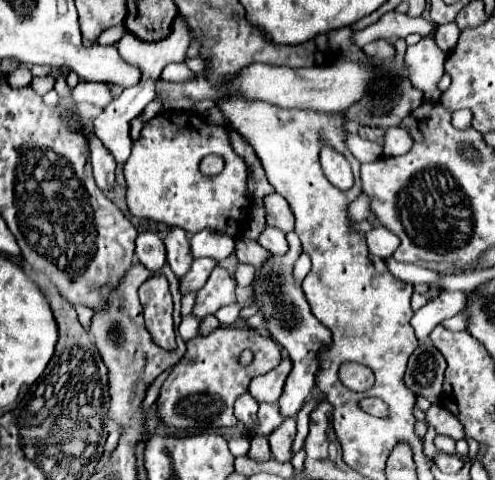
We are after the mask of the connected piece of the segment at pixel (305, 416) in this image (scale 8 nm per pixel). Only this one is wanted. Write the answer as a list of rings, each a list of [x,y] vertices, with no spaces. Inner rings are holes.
[[[313,395],[303,407],[301,407],[300,411],[297,415],[297,434],[292,444],[292,452],[293,454],[297,453],[304,446],[304,441],[309,432],[309,413],[313,411],[313,407],[319,403],[323,399],[323,395]]]

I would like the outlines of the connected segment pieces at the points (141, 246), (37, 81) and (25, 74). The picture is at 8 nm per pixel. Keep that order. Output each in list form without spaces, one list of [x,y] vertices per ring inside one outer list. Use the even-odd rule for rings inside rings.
[[[151,231],[139,233],[135,259],[143,263],[143,267],[147,267],[149,271],[159,271],[165,265],[165,245],[159,233],[151,233]]]
[[[45,75],[45,77],[33,77],[31,85],[33,85],[33,89],[35,89],[39,95],[45,95],[47,91],[51,91],[51,89],[53,89],[55,79],[53,79],[51,75]]]
[[[22,65],[20,69],[17,69],[13,72],[7,80],[12,87],[24,87],[28,83],[30,83],[32,79],[31,75],[31,65]],[[22,68],[22,69],[21,69]]]

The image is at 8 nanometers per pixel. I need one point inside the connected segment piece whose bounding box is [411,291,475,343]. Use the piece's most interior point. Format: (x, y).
(450, 303)

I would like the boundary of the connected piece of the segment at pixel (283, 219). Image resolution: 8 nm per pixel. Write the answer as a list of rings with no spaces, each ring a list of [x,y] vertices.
[[[273,193],[265,199],[265,213],[267,213],[267,225],[277,227],[283,233],[293,231],[293,213],[281,195]]]

